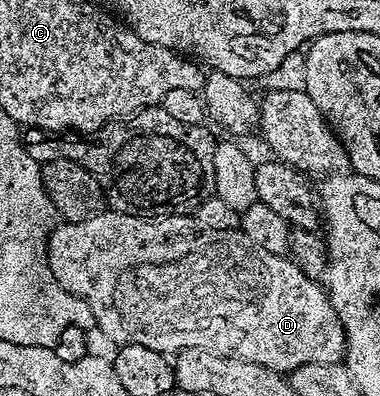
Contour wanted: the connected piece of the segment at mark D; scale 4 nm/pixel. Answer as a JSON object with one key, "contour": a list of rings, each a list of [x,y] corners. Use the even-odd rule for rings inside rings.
{"contour":[[[102,210],[95,216],[87,217],[76,224],[60,223],[52,228],[45,245],[47,265],[51,268],[53,278],[76,301],[84,300],[95,324],[115,343],[115,346],[136,344],[149,346],[149,350],[157,350],[164,354],[178,354],[186,348],[205,350],[213,354],[221,354],[229,358],[237,358],[241,362],[253,362],[257,366],[265,366],[280,374],[289,374],[297,370],[297,366],[309,366],[311,362],[338,364],[344,359],[347,351],[345,330],[341,326],[341,318],[337,318],[337,310],[333,310],[331,299],[327,297],[324,285],[319,280],[310,280],[298,268],[294,260],[287,256],[269,254],[269,250],[261,250],[253,246],[243,237],[242,232],[226,232],[225,230],[201,230],[196,228],[190,215],[161,216],[154,220],[146,220],[140,216],[126,216],[120,212]]]}

